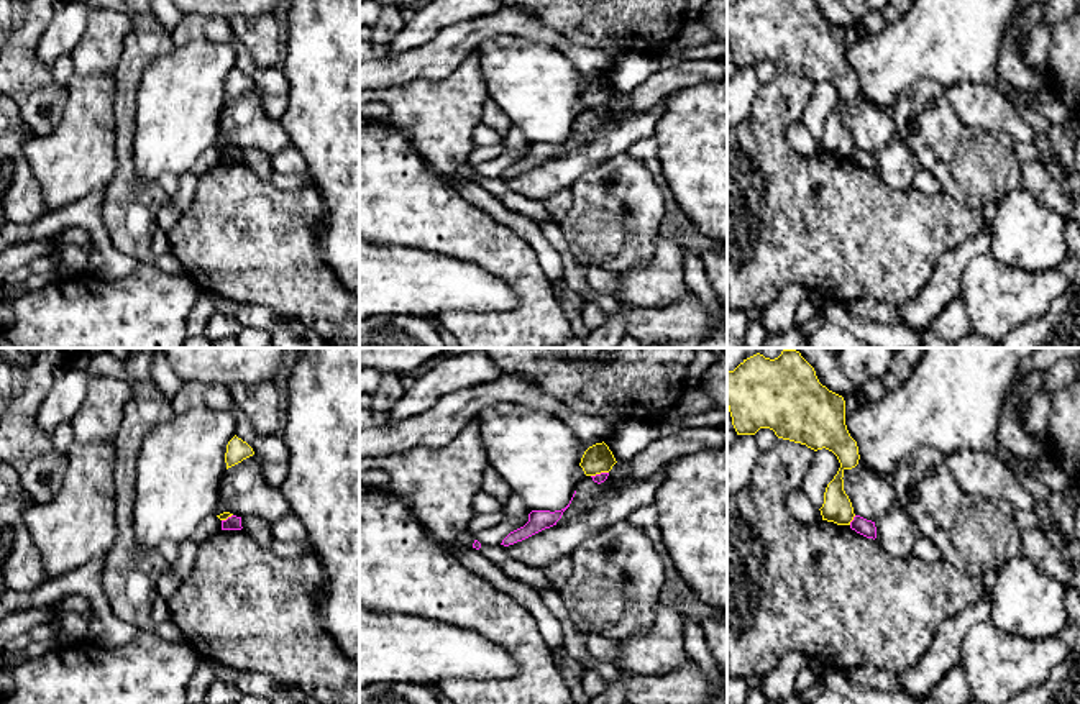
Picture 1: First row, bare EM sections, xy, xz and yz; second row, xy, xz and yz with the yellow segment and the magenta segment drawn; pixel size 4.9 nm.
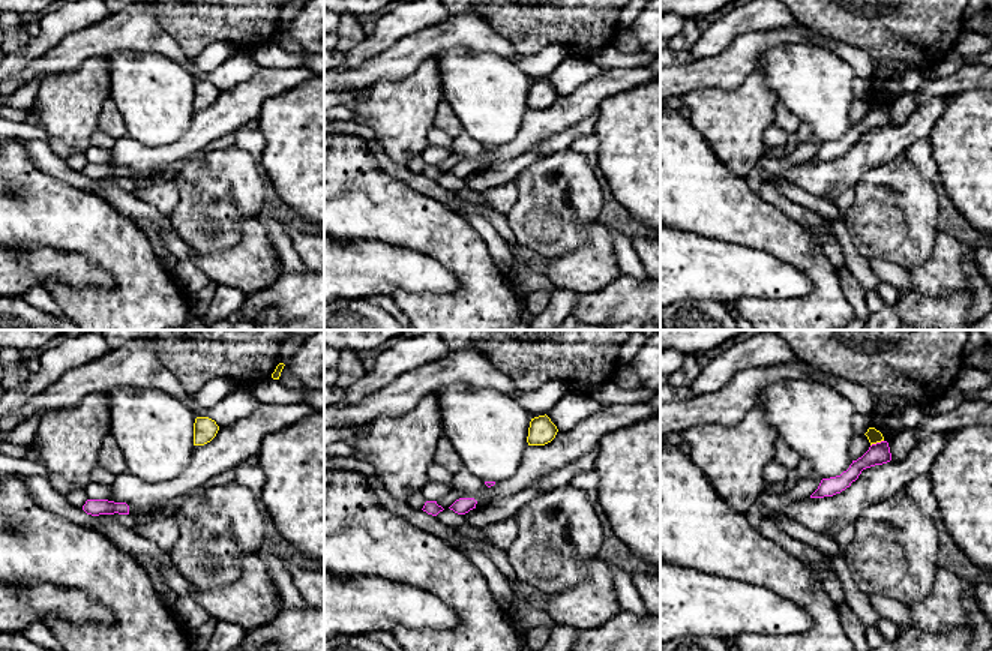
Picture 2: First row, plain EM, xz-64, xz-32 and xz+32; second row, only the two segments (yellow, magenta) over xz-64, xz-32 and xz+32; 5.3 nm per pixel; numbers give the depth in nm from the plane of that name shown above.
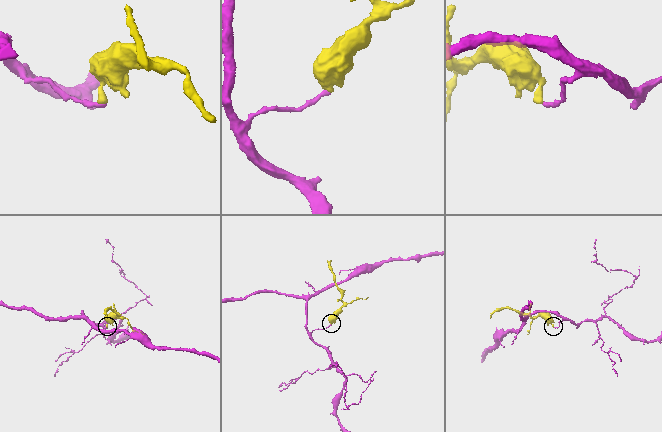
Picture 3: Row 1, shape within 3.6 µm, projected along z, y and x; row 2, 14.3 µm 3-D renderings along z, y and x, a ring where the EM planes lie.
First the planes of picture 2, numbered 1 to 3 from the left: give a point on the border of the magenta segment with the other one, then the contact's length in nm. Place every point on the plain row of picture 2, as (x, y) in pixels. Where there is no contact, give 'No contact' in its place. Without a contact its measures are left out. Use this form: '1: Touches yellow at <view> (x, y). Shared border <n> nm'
1: No contact
2: No contact
3: Touches yellow at xz+32 (877, 105). Shared border 80 nm

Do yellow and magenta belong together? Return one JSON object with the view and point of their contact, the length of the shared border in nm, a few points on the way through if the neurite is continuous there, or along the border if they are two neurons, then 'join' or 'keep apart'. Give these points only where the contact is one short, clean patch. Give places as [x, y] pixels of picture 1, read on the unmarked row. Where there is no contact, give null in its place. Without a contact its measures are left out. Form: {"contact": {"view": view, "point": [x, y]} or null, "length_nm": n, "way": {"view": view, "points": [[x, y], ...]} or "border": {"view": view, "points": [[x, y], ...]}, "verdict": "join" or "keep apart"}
{"contact": {"view": "yz", "point": [852, 151]}, "length_nm": 60, "border": {"view": "yz", "points": [[855, 148], [849, 156]]}, "verdict": "keep apart"}

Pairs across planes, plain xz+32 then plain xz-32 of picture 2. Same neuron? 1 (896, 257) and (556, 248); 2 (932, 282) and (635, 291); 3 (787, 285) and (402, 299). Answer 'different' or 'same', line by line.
1: same
2: different
3: different

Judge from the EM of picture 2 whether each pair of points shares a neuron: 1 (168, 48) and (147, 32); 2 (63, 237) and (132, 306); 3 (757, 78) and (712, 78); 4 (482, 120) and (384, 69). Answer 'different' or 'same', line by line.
1: same
2: same
3: different
4: different

